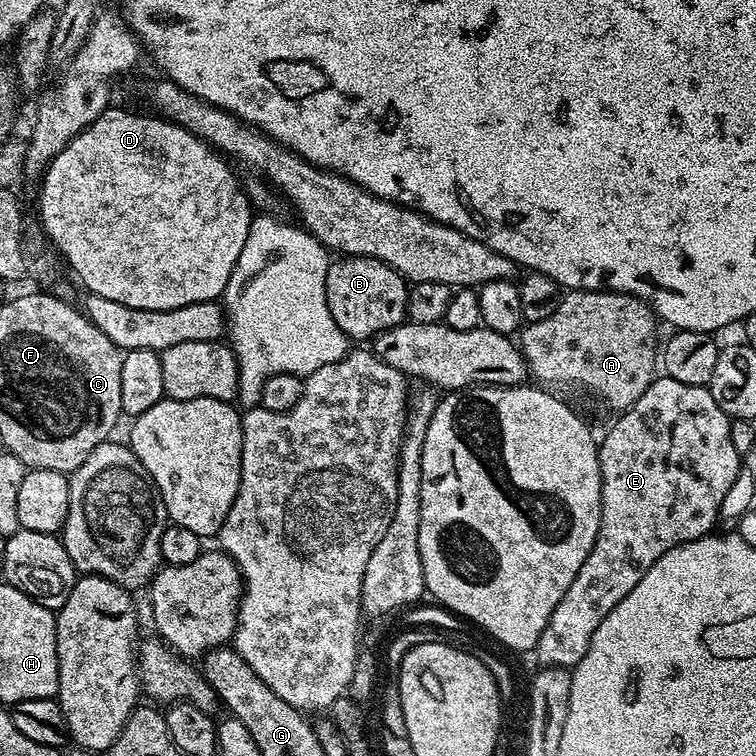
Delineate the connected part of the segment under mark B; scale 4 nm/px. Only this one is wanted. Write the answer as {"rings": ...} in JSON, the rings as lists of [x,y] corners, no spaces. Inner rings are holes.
{"rings":[[[344,256],[329,263],[326,274],[326,302],[334,322],[353,341],[371,341],[387,328],[403,324],[408,315],[409,281],[372,256]]]}

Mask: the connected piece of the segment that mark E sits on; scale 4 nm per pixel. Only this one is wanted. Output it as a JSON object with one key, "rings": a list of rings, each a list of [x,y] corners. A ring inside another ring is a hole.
{"rings":[[[667,374],[657,375],[652,384],[646,386],[646,394],[642,394],[642,398],[638,398],[638,402],[634,402],[634,406],[619,413],[615,419],[612,429],[605,434],[604,440],[602,436],[598,444],[600,450],[600,533],[586,558],[586,562],[582,562],[582,570],[578,570],[574,582],[570,582],[570,590],[566,590],[562,602],[558,602],[548,623],[546,633],[546,644],[552,647],[553,654],[561,656],[562,659],[569,660],[569,662],[575,662],[583,656],[584,650],[587,648],[594,630],[598,630],[602,618],[606,618],[606,614],[610,614],[610,610],[614,610],[614,606],[618,606],[618,602],[622,602],[622,598],[626,598],[626,594],[630,594],[630,590],[634,590],[634,586],[638,586],[638,582],[646,574],[646,570],[650,570],[650,566],[654,566],[654,562],[658,562],[658,558],[662,558],[662,554],[666,554],[671,548],[677,548],[679,544],[685,544],[691,540],[701,540],[702,537],[709,535],[715,529],[712,527],[715,526],[716,519],[720,516],[720,507],[723,506],[728,491],[735,486],[736,475],[739,472],[741,475],[742,472],[742,457],[738,454],[738,450],[734,450],[734,442],[730,442],[732,420],[720,409],[718,402],[714,402],[712,393],[707,387],[690,386],[686,382],[678,382],[674,378],[670,378]]]}

